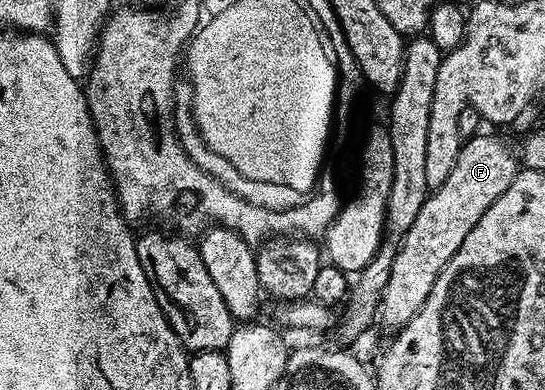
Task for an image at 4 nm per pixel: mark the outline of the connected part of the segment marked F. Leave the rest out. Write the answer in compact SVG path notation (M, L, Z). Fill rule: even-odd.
M483 137L466 139L460 145L453 172L449 172L449 180L445 180L445 184L434 187L433 193L425 200L421 212L417 212L417 220L413 220L413 224L407 229L407 235L398 243L389 280L385 284L383 295L379 298L377 311L377 322L380 322L385 329L391 330L390 332L402 330L405 324L409 324L409 320L413 320L413 316L417 316L429 292L433 292L433 284L437 276L443 271L445 264L453 260L453 252L461 248L461 240L465 240L465 236L473 232L473 224L477 224L477 220L485 216L493 200L497 200L497 196L501 196L501 192L505 192L505 188L509 188L509 184L513 184L513 180L519 175L521 163L516 151L514 149L511 151L499 138Z

